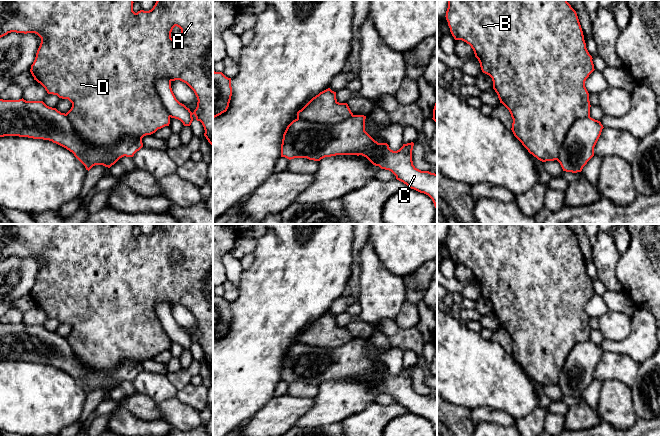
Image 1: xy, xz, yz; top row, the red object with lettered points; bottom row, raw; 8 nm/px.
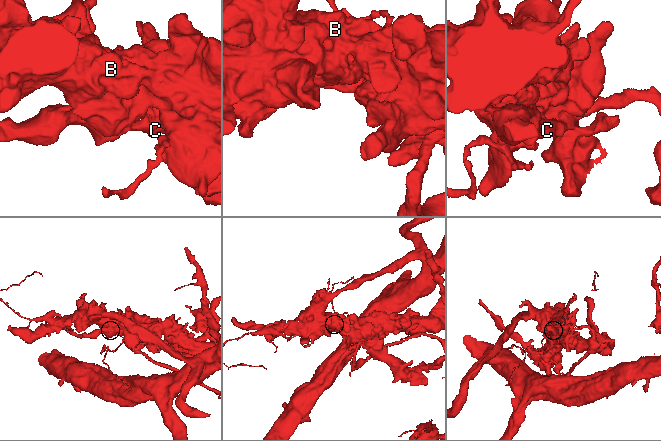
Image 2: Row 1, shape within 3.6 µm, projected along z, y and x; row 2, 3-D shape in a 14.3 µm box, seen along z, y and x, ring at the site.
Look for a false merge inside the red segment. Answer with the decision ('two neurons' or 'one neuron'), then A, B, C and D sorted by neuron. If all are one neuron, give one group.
two neurons | A B D / C

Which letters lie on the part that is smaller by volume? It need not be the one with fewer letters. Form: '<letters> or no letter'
C

